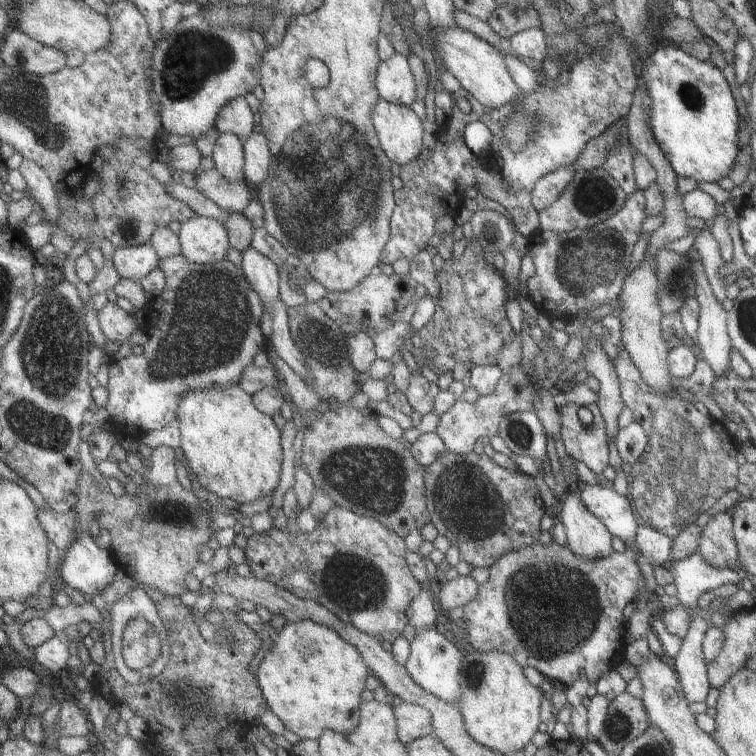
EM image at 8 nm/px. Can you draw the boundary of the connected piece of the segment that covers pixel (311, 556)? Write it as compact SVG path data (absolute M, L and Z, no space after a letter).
M331 505L324 518L317 524L314 522L308 531L293 534L287 529L273 526L263 533L254 532L248 538L244 551L248 557L246 564L250 566L254 577L265 578L302 599L316 601L346 624L351 624L380 642L392 644L402 636L404 626L409 623L405 612L424 584L414 576L407 562L409 551L401 536L384 528L376 519L359 516L337 505Z

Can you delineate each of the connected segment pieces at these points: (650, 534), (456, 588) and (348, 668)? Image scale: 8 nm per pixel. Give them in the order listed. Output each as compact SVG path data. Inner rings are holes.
M639 525L635 538L636 547L652 566L663 566L669 561L672 540L670 536L660 534L648 525Z
M458 575L441 584L442 586L433 587L434 592L437 593L433 596L443 615L469 603L476 596L479 587L479 584L470 575Z
M308 619L287 622L255 670L268 709L301 739L320 738L324 730L352 732L360 721L360 694L370 675L360 653L339 632Z

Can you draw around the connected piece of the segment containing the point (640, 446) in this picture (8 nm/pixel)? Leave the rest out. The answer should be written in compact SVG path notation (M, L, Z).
M635 421L625 428L620 428L615 439L621 460L630 466L638 462L649 444L646 432Z

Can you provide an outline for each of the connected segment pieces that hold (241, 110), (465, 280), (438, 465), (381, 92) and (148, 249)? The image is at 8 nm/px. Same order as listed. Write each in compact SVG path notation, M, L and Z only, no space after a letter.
M242 96L225 106L216 122L220 133L232 132L242 138L243 142L253 134L255 125L254 114Z
M466 248L458 260L444 260L435 279L440 292L436 312L426 326L415 332L418 344L428 342L434 348L433 372L439 376L444 370L452 371L458 361L468 362L469 367L496 365L500 348L516 336L504 310L508 296L514 297L514 290L508 288L506 278L486 264L482 254Z
M447 449L424 470L426 508L439 534L446 536L451 544L458 544L459 560L468 562L472 568L493 565L509 552L538 544L540 520L545 515L545 504L540 496L537 483L532 476L522 471L510 472L496 462L474 451L468 455L456 455Z
M396 50L378 66L374 84L378 96L390 103L410 107L417 96L407 57Z
M152 242L115 250L115 266L123 278L142 280L160 267L160 254Z

